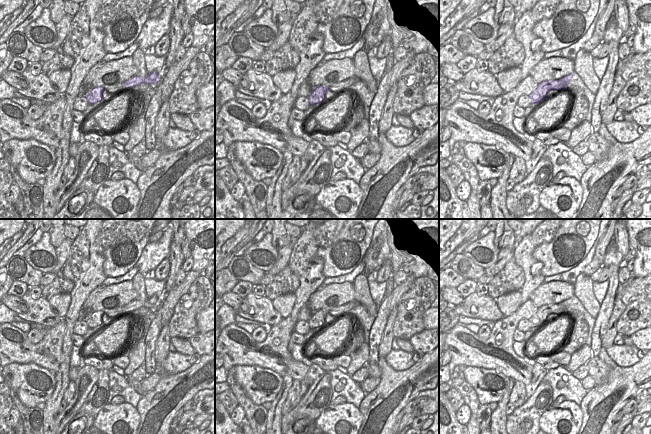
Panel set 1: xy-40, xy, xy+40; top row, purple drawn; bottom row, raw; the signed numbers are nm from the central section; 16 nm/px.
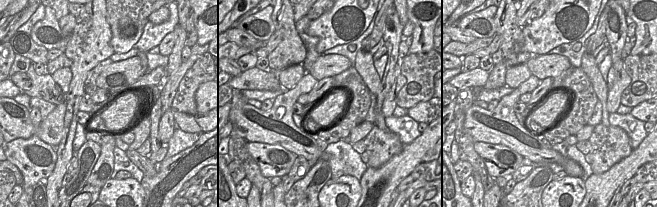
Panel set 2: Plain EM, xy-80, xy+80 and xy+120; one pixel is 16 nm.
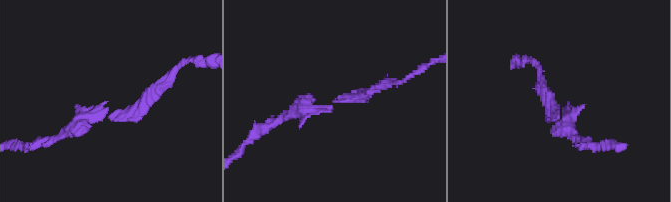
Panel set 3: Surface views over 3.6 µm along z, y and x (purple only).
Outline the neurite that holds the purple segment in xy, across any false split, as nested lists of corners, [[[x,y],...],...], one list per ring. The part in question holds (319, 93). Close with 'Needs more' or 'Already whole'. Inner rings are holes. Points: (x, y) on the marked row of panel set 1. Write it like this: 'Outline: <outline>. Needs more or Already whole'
Outline: [[[318,86],[308,96],[310,105],[319,105],[329,92],[329,86]]]. Already whole.

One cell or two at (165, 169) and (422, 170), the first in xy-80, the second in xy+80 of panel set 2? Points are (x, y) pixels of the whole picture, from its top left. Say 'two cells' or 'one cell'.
two cells

